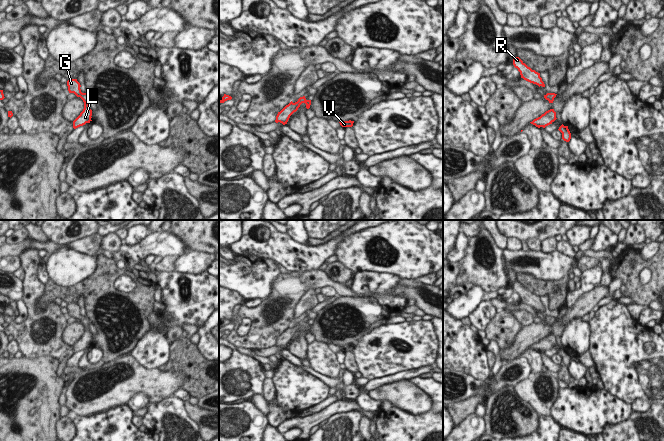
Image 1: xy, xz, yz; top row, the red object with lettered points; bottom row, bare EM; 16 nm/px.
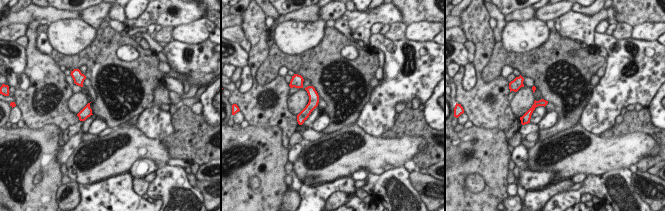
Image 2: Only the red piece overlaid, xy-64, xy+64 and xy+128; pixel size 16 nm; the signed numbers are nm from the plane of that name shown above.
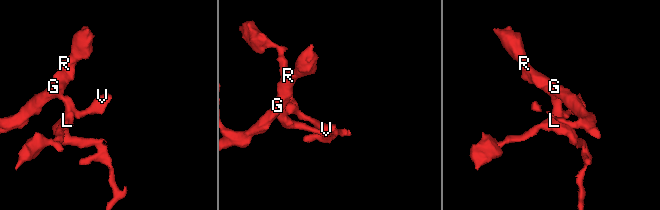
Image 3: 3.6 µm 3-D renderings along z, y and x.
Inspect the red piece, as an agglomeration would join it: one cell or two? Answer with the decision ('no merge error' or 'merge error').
no merge error

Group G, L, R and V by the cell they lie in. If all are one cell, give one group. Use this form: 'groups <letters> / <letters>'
groups G L R V

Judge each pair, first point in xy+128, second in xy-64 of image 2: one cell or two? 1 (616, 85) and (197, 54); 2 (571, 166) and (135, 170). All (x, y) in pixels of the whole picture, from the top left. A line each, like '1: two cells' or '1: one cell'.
1: one cell
2: two cells

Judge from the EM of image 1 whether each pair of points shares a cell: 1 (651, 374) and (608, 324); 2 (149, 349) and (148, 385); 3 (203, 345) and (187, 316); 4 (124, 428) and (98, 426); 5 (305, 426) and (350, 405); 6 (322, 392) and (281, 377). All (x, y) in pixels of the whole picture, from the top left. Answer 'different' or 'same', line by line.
1: same
2: different
3: different
4: same
5: same
6: same

